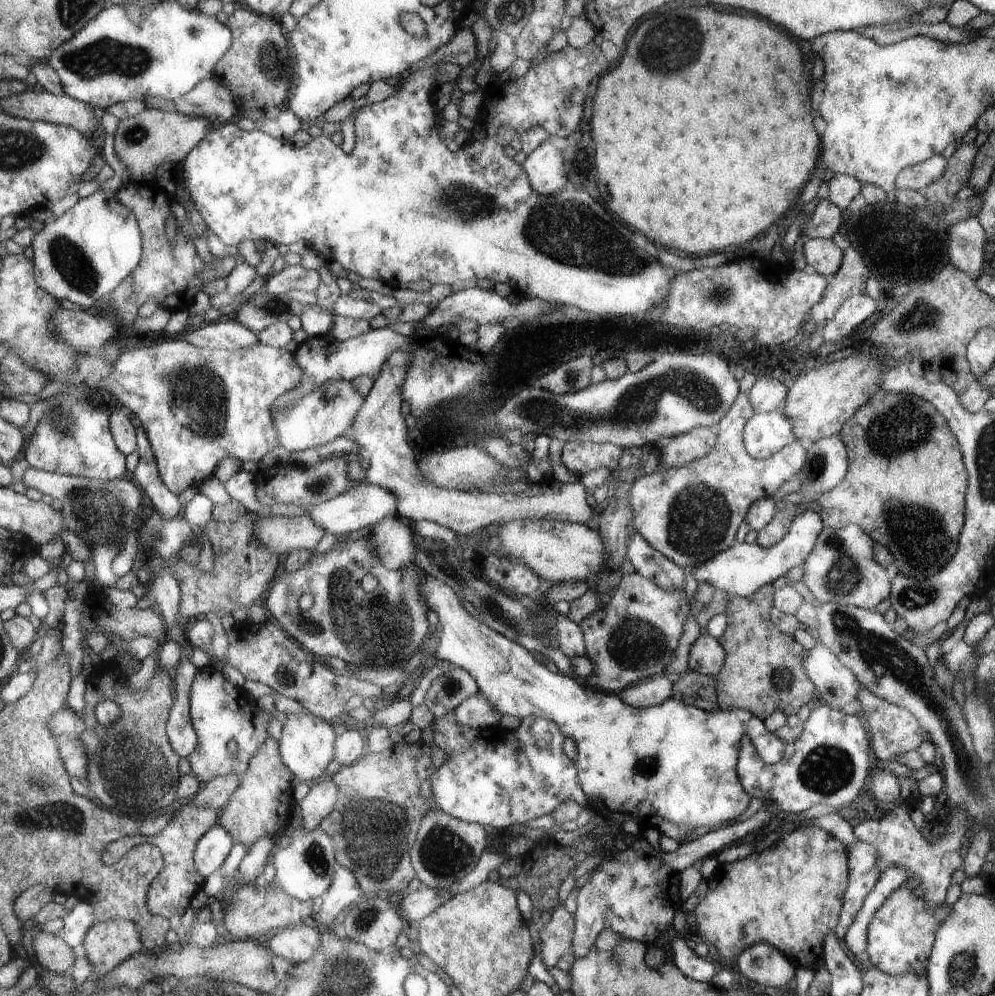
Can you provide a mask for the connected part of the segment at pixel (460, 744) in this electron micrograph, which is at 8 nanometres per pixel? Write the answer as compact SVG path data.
M451 711L436 718L430 727L434 727L433 744L449 757L430 778L430 794L438 808L447 814L470 823L491 826L496 832L503 833L513 824L525 824L543 814L550 814L565 799L573 799L585 808L585 796L576 777L576 764L563 754L561 742L564 736L554 722L546 718L527 716L513 730L496 727L470 729L456 719L455 711Z

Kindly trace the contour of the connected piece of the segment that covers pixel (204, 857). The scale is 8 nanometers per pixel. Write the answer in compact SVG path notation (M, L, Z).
M215 825L198 842L194 854L197 870L205 878L211 876L221 868L235 845L233 835L221 825Z

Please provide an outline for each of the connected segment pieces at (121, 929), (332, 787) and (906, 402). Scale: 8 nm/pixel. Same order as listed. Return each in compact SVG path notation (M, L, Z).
M127 919L95 923L83 946L94 971L103 976L144 950L139 927Z
M328 777L310 785L310 791L298 803L305 819L305 829L314 831L321 828L322 822L334 812L338 804L339 791L335 781Z
M877 389L844 423L841 430L837 433L839 438L847 449L848 467L845 476L832 489L826 493L821 493L816 502L821 508L819 514L823 527L831 527L832 529L841 528L847 523L853 523L863 529L863 532L875 540L879 540L895 558L895 564L899 573L923 582L928 576L936 573L955 552L957 546L957 537L961 530L964 519L964 494L966 489L965 469L962 463L962 454L953 433L949 430L944 418L939 414L938 410L926 400L920 399L915 395L907 393L892 393Z

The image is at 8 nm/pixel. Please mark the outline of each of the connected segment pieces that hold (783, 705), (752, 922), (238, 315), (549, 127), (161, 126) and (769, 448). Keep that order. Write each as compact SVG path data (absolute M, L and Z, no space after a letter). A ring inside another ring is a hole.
M771 584L760 586L746 597L725 595L727 619L725 632L717 639L725 653L722 669L713 676L716 703L719 709L748 710L759 720L765 720L773 711L781 711L786 717L795 714L800 706L809 702L816 693L813 683L802 669L802 658L806 650L791 635L780 633L769 620L769 607L772 606L774 588Z
M799 826L791 829L775 846L767 847L760 852L753 852L748 857L741 860L727 863L725 866L718 866L707 878L707 892L703 899L692 910L693 916L698 926L698 930L703 935L707 942L711 942L718 952L725 958L731 960L729 966L735 964L735 959L744 948L755 943L767 943L773 948L779 949L791 962L793 968L808 968L815 971L818 968L819 959L822 958L822 944L824 936L831 933L836 927L838 916L842 907L844 898L844 890L848 883L848 870L846 865L846 848L842 842L839 842L831 834L814 826Z
M262 287L243 302L231 318L241 321L245 326L259 333L278 321L286 322L293 316L301 318L306 305L313 306L300 303L287 293L272 295Z
M591 40L579 48L563 46L539 64L530 65L525 74L516 80L501 77L498 80L500 93L493 96L493 102L489 102L487 111L482 113L481 123L486 137L504 147L513 137L519 138L532 126L543 128L549 136L569 136L581 120L585 86L607 69L607 60Z
M149 107L141 112L141 114L123 119L117 124L117 132L114 133L115 151L119 155L119 159L126 163L126 167L131 174L130 179L140 183L156 181L157 179L152 177L152 174L161 164L166 162L171 164L183 162L186 156L207 136L210 129L215 126L213 121L205 117L189 116L175 111L150 109Z
M777 407L766 413L753 413L742 428L742 445L754 459L764 459L792 441L790 422Z

